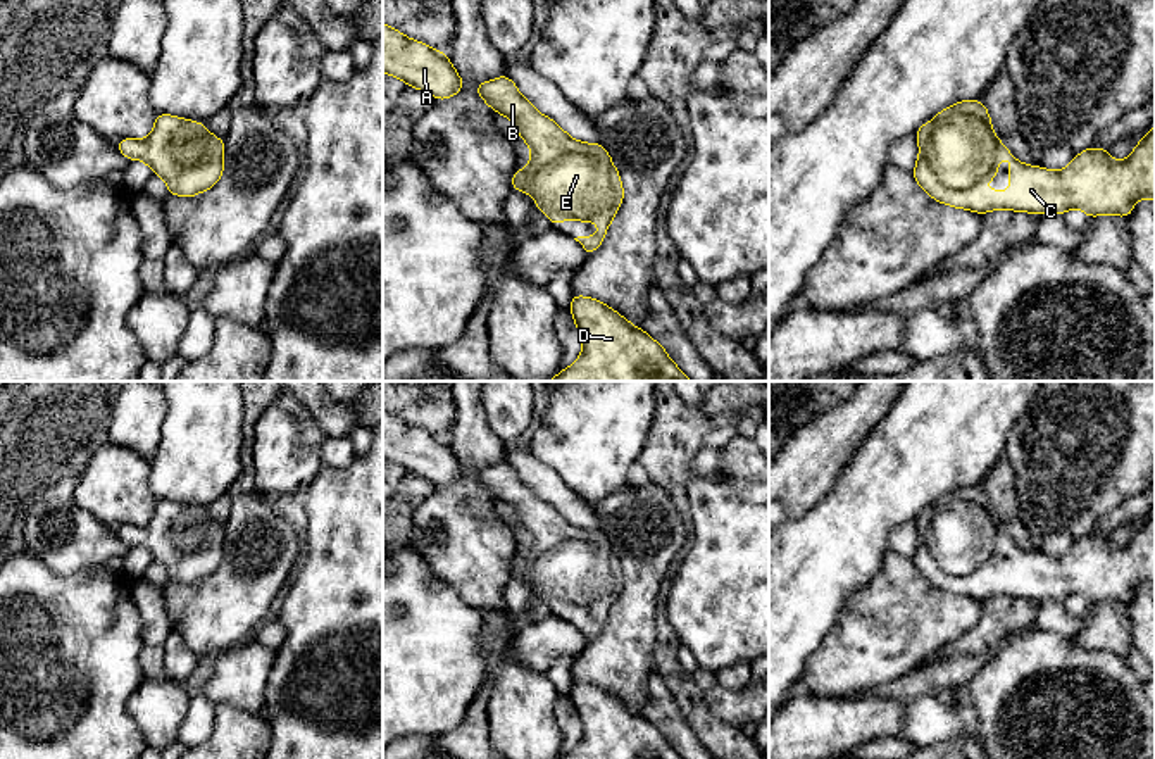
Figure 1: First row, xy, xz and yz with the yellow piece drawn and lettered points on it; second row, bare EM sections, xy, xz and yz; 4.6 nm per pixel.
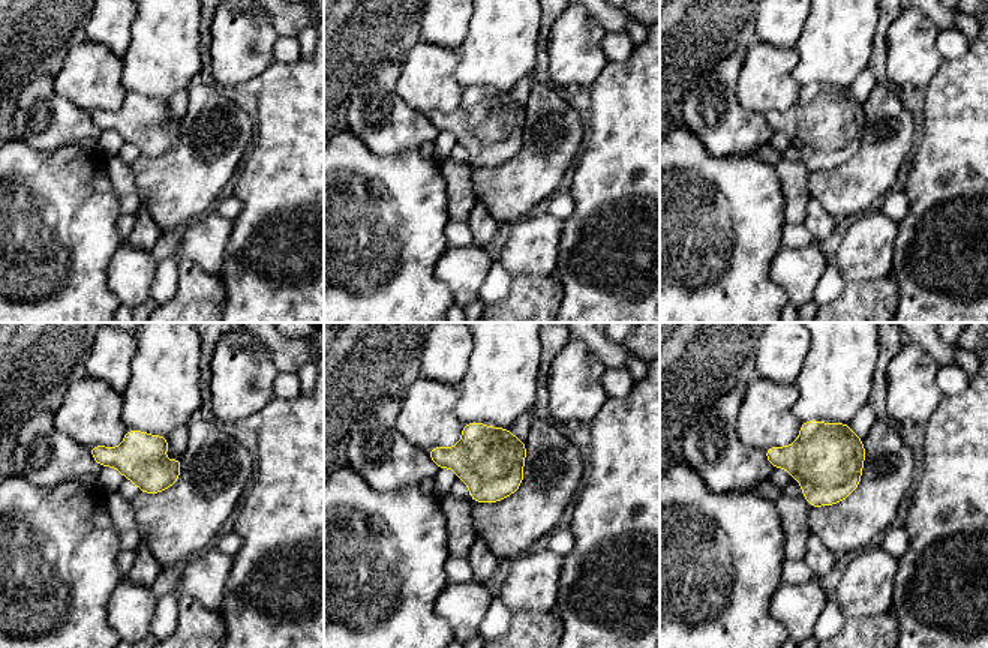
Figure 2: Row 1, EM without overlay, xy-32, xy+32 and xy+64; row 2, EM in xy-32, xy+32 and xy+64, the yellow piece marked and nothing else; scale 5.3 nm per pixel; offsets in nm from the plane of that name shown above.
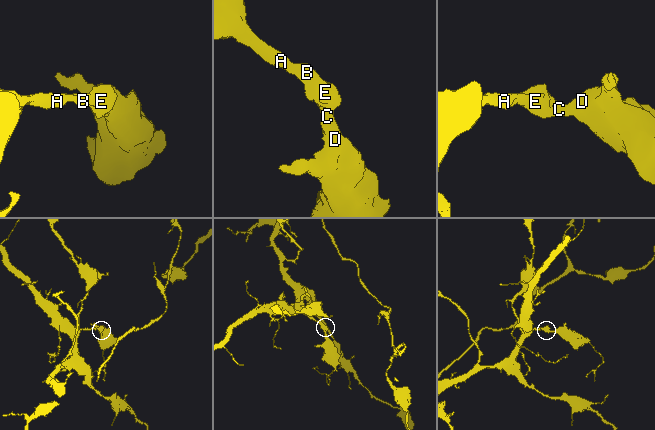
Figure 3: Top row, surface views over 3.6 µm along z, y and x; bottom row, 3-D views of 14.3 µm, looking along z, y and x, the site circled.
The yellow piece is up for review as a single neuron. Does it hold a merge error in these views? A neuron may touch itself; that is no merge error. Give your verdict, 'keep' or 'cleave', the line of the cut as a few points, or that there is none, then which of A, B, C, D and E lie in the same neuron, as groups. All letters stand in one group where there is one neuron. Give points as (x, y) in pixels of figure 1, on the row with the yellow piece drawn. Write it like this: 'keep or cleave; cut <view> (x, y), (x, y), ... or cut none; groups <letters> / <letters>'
keep; cut none; groups A B C D E

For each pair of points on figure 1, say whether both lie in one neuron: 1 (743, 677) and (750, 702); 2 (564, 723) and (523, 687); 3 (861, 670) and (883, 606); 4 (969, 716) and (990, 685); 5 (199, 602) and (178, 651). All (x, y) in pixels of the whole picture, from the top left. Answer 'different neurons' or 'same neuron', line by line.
1: different neurons
2: different neurons
3: same neuron
4: different neurons
5: different neurons

